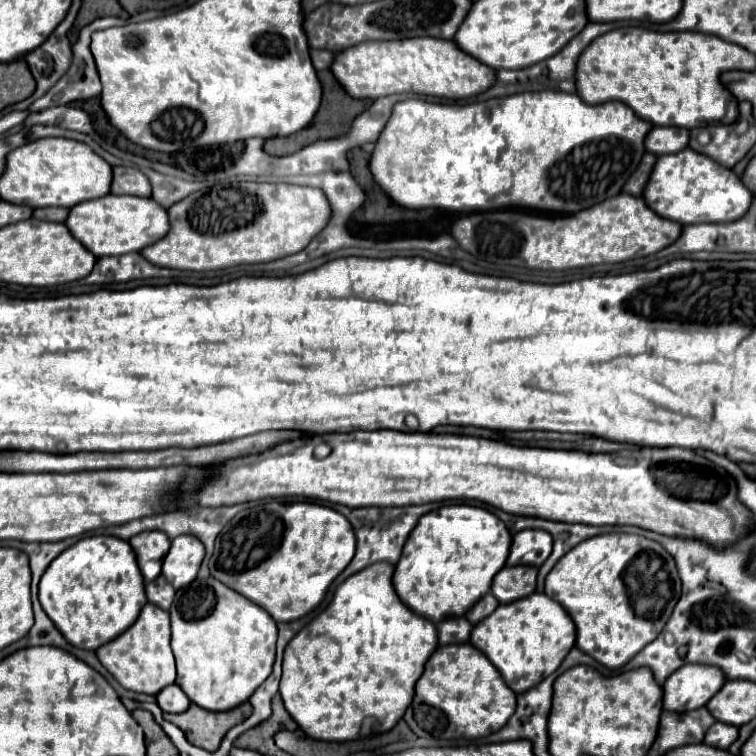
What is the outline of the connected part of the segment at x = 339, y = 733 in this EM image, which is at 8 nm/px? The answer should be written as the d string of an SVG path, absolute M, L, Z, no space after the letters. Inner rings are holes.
M375 563L351 575L339 585L327 611L319 613L285 647L279 693L289 715L313 739L339 743L357 739L365 717L371 717L379 731L389 731L413 701L415 683L423 673L425 661L437 647L437 627L401 603L393 589L393 571L395 565Z

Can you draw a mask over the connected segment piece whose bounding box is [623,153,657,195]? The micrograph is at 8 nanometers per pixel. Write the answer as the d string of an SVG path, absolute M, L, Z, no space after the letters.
M645 153L641 165L639 165L637 171L629 177L629 183L625 183L623 191L629 193L629 195L641 195L643 189L645 189L645 185L647 185L647 181L649 181L649 175L651 175L651 171L653 171L655 161L657 161L657 155Z

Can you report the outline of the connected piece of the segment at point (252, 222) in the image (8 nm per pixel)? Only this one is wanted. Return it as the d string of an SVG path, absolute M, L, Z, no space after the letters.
M289 183L213 185L169 209L171 231L141 253L151 263L181 271L217 271L247 263L267 263L303 251L325 229L331 205L321 189Z

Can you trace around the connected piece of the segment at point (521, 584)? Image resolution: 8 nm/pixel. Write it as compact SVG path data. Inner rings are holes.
M503 567L491 585L491 593L499 603L511 603L523 599L535 591L537 567Z

